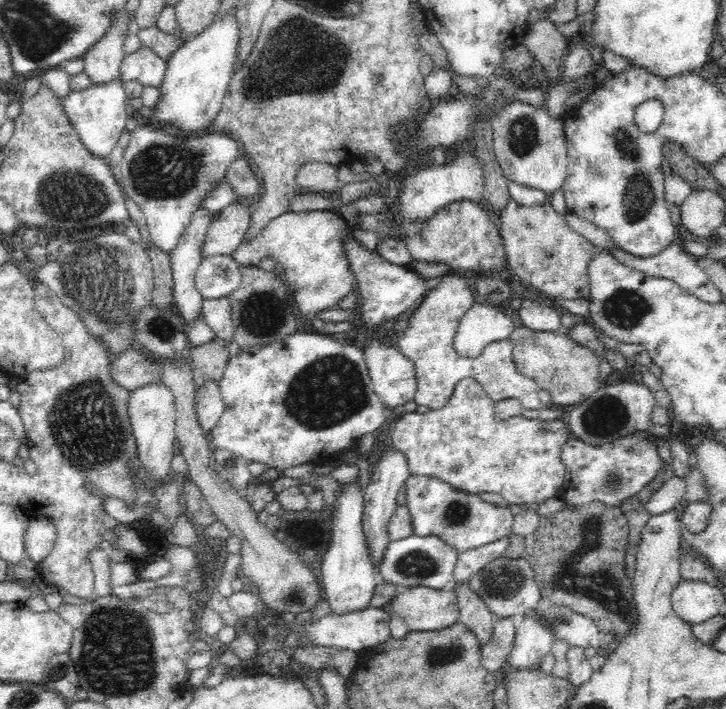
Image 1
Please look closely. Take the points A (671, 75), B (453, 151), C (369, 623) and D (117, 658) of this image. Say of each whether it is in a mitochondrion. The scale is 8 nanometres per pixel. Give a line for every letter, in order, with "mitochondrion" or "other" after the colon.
A: other
B: other
C: other
D: mitochondrion

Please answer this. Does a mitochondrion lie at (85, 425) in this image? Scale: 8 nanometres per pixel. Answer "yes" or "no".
yes

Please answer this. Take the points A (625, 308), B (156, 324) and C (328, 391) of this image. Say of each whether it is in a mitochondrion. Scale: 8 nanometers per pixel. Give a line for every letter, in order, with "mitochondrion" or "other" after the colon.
A: mitochondrion
B: mitochondrion
C: mitochondrion

